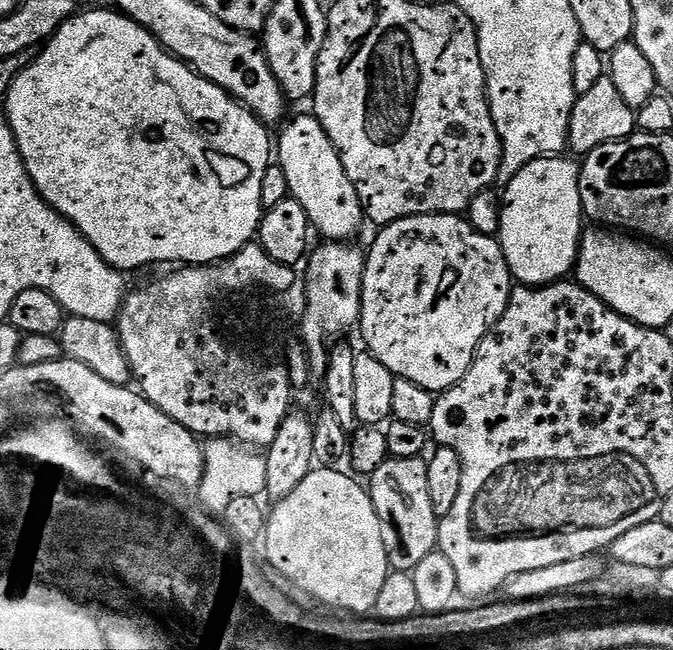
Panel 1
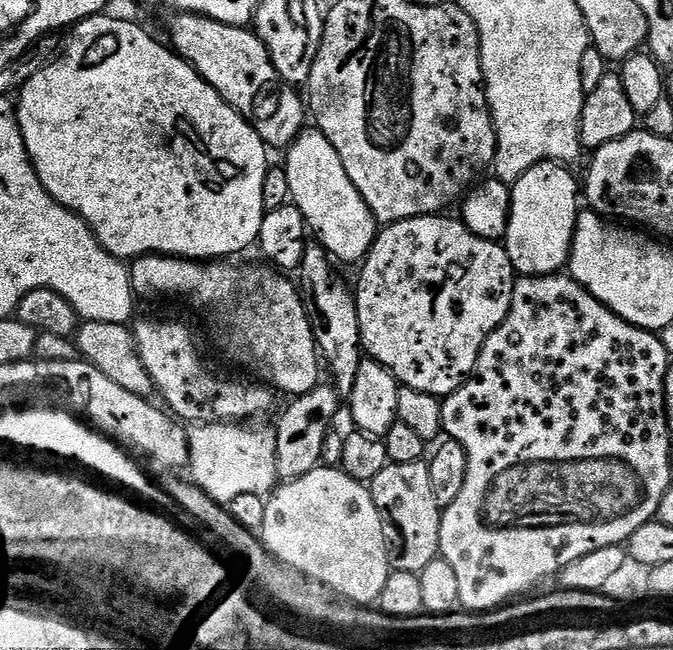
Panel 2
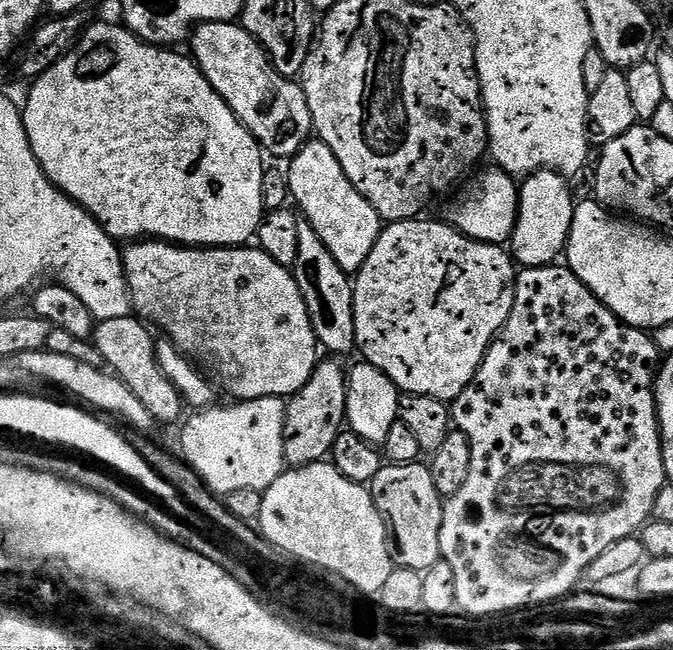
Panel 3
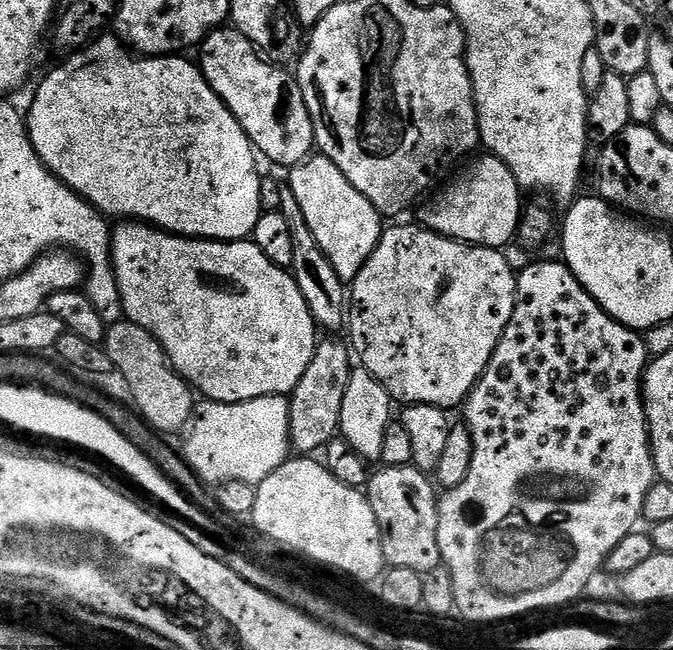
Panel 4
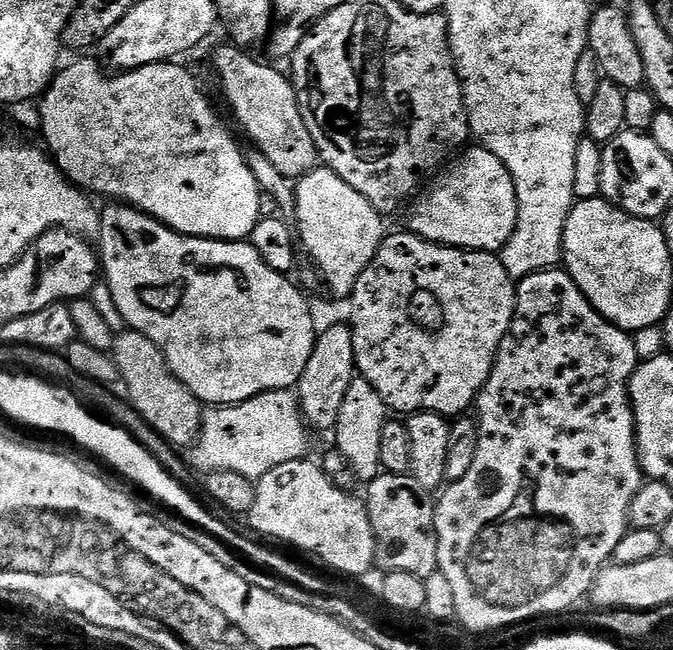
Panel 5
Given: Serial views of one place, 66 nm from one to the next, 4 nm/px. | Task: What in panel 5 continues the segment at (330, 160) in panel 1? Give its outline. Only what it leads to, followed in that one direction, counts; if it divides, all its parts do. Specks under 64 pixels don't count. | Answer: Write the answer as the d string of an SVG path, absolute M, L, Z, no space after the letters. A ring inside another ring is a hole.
M318 166L314 171L296 180L298 238L312 255L323 283L336 296L351 297L358 278L372 264L386 229L381 213L358 190L354 190L338 173L327 166Z

